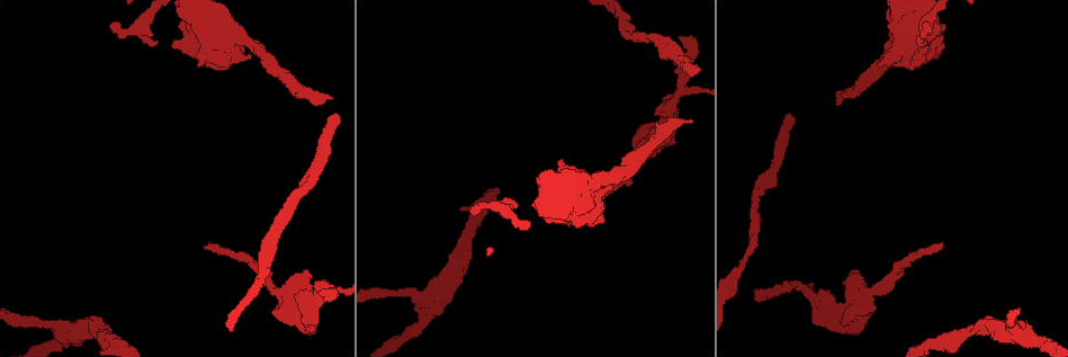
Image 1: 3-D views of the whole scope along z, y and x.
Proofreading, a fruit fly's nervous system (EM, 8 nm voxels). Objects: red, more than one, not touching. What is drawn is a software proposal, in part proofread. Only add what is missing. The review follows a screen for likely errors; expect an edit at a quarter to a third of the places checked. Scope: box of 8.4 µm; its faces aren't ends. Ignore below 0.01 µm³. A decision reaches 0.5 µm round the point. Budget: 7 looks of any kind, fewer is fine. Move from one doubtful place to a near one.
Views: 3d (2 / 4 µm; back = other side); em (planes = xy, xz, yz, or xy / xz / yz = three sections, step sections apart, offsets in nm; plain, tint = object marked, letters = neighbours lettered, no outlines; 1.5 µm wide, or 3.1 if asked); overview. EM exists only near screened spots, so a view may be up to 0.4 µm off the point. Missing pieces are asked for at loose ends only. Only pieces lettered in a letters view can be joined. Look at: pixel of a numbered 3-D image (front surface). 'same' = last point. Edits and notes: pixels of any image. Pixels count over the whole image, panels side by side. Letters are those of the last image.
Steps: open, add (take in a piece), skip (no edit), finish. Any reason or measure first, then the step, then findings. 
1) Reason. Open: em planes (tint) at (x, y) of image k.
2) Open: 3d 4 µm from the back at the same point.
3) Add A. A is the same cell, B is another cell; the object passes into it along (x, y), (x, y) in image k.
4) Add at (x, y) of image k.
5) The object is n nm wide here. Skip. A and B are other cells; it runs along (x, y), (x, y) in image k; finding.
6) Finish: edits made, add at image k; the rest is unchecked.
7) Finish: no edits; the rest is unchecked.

End of a long branch. Open: 3d 2 µm at (838, 99) of image 1.

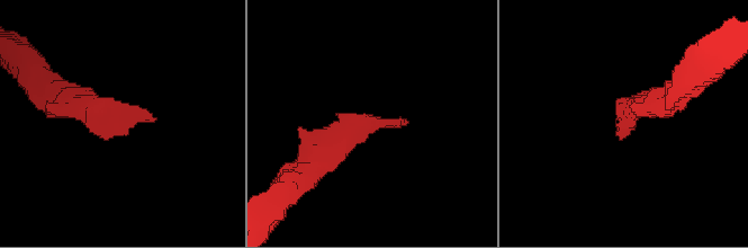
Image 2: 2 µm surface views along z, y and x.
Shape alone is not enough. Open: em planes (letters) at (625, 122) of image 2.

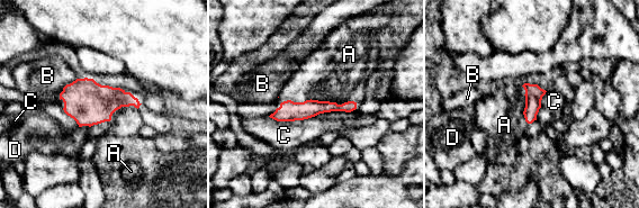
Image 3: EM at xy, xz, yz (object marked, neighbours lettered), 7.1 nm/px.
Add A. A is the same cell, B, C and D are other cells; the neuron continues.

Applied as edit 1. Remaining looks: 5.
Open: overview.

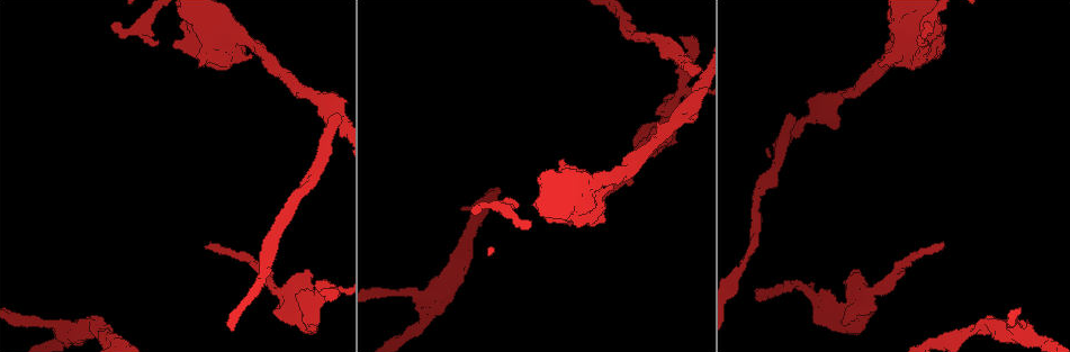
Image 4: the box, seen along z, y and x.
Thick end. Open: 3d 4 µm at (253, 55) of image 4.

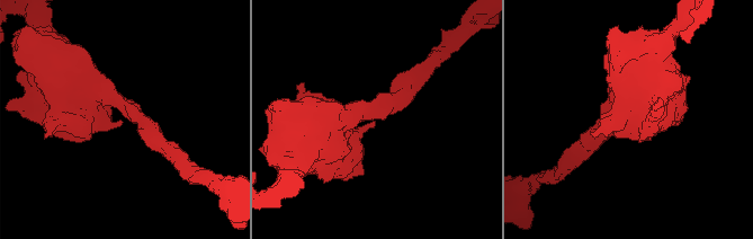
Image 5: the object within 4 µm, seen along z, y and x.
Now the EM. Open: em planes (letters) at (373, 127) of image 5.

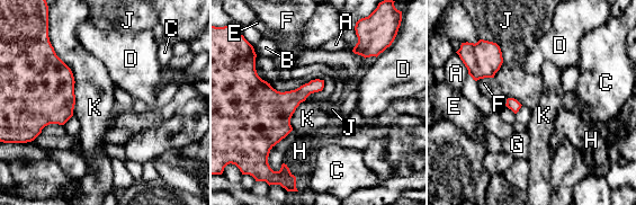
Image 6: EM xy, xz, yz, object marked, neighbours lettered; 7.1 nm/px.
Skip. A, B, C, D, E, F, G, H, J and K are other cells; a border runs along (481, 38), (501, 52), (493, 77) in image 6; none of them fits.

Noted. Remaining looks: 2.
Branch stops here. Open: 3d 4 µm at (173, 47) of image 4.

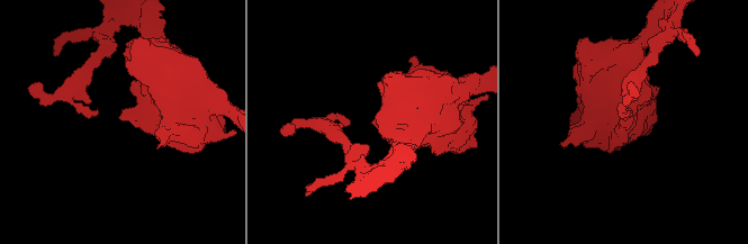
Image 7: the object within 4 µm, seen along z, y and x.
Shape alone is not enough. Open: em planes (letters) at (373, 124) of image 7.

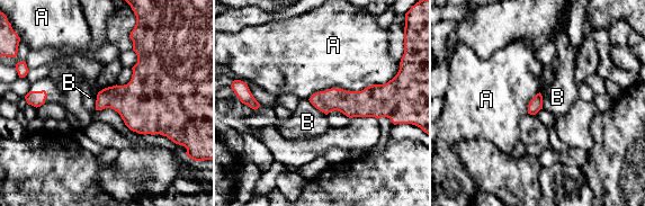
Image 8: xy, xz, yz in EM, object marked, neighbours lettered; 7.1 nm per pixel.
Skip. A and B are other cells; a border runs along (308, 99), (325, 115) in image 8; none of them fits.

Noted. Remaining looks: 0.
Finish: edits made, add at image 3; the rest is unchecked.

